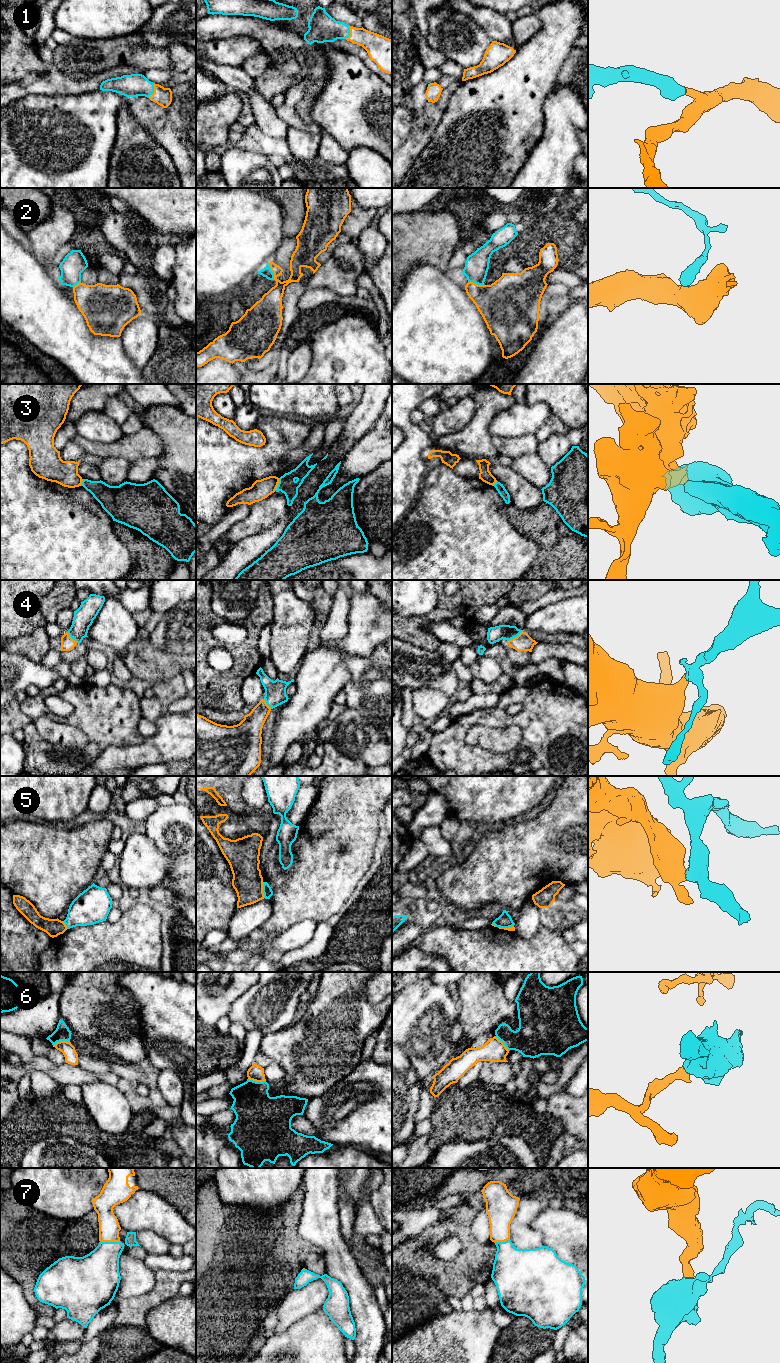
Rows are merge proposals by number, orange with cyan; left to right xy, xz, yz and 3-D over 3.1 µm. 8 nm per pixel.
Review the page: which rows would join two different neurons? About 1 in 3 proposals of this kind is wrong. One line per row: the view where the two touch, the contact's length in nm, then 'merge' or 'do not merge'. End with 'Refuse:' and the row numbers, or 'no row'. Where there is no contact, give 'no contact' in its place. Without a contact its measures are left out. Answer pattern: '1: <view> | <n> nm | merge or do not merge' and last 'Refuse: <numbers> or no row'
1: xy | 130 nm | merge
2: xz | 140 nm | merge
3: xz | 110 nm | do not merge
4: yz | 150 nm | merge
5: xz | 130 nm | do not merge
6: xz | 150 nm | do not merge
7: xy | 170 nm | merge
Refuse: 3, 5, 6

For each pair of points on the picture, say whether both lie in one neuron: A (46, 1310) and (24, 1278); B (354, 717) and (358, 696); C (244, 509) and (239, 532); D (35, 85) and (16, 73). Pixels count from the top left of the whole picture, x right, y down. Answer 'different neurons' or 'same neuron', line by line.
A: same neuron
B: different neurons
C: different neurons
D: different neurons

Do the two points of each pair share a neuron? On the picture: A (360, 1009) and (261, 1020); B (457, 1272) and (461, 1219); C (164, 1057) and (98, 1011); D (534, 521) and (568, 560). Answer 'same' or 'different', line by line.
A: different
B: same
C: different
D: same

